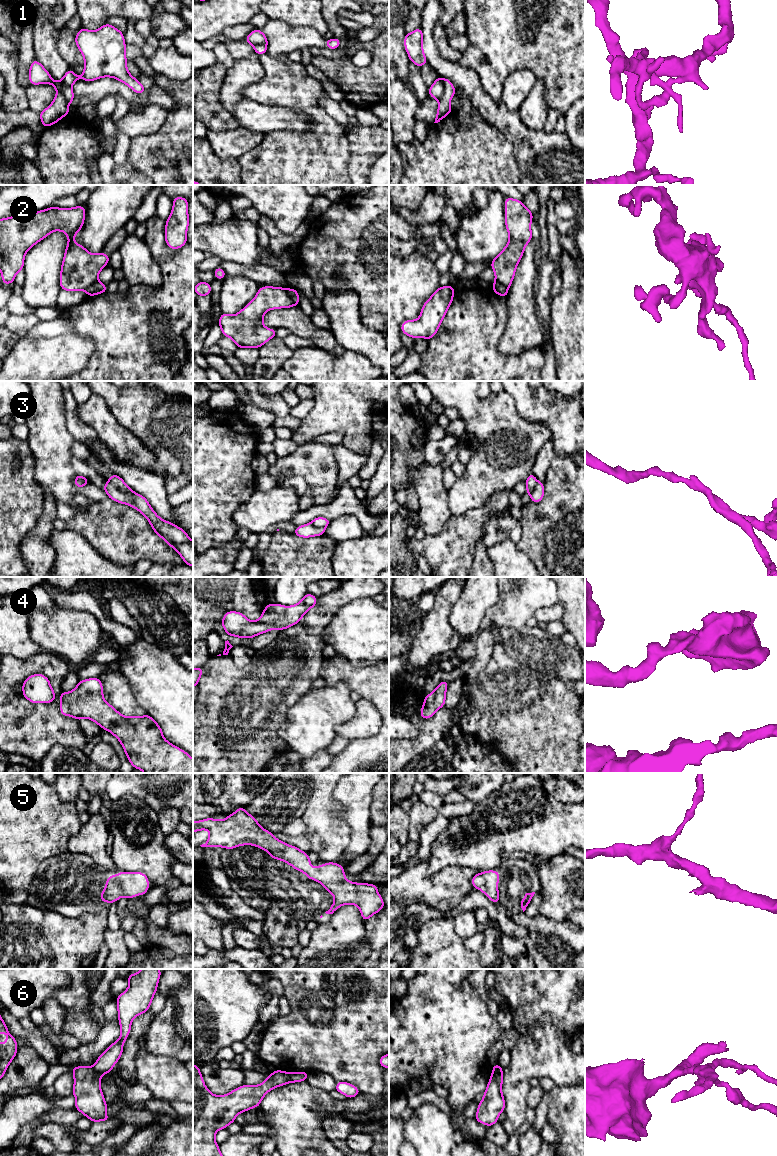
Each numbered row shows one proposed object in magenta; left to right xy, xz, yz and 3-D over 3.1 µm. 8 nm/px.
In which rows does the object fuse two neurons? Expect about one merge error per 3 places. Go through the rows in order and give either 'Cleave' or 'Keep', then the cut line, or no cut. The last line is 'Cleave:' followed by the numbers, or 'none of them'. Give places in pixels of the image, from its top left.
1: Cleave. Split along yz (439, 77), (442, 81), (443, 95), (438, 100)
2: Cleave. Split along xz (287, 289), (290, 299), (295, 304)
3: Cleave. Split along xy (151, 524), (176, 543), (192, 543)
4: Keep. No split
5: Keep. No split
6: Cleave. Split along xy (92, 1067), (100, 1075)
Cleave: 1, 2, 3, 6

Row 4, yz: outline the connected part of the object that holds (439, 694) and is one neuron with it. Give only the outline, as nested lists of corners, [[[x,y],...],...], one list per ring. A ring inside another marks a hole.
[[[441,681],[431,694],[425,696],[424,704],[420,710],[423,719],[430,719],[438,709],[444,707],[448,683]]]

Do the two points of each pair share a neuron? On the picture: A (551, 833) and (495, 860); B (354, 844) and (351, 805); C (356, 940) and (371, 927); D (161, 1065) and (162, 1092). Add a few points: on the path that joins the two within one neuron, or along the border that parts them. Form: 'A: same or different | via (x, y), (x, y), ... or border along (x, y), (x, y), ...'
A: same | via (535, 833), (513, 833), (502, 844)
B: same | via (356, 834), (356, 815)
C: different | border along (364, 922), (365, 940), (370, 946), (369, 955)
D: same | via (161, 1072), (162, 1085)

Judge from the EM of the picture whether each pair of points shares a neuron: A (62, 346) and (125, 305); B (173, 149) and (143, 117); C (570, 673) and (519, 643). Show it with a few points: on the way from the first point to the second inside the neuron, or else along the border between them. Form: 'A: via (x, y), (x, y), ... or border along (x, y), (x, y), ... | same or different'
A: border along (55, 335), (77, 333), (88, 337), (94, 351) | different
B: border along (169, 112), (166, 121), (156, 131), (133, 137) | different
C: via (557, 660), (532, 646) | same

